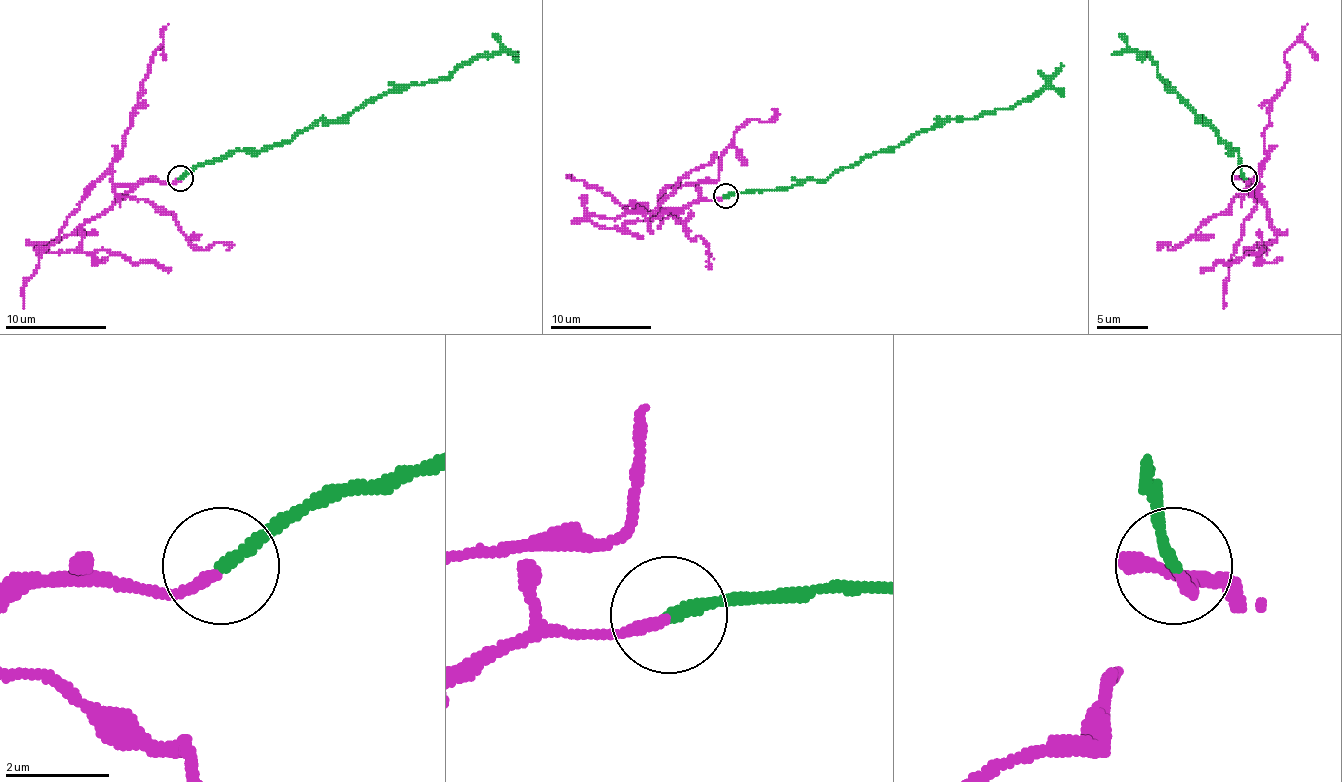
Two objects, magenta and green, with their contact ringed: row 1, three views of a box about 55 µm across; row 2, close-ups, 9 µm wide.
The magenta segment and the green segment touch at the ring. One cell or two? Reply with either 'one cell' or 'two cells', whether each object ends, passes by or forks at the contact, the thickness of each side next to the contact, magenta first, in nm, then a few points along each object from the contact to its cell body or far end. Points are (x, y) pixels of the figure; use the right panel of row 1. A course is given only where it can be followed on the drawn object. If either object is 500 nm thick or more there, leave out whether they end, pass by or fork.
two cells | magenta ends | green ends | 200/240 nm | magenta via (1244, 179), (1249, 184), (1251, 181), (1277, 229), (1274, 239), (1264, 252), (1261, 250), (1231, 262), (1200, 267) | green via (1244, 179), (1236, 151), (1183, 102), (1155, 64), (1134, 52), (1112, 54)

